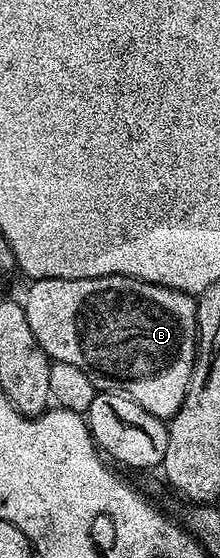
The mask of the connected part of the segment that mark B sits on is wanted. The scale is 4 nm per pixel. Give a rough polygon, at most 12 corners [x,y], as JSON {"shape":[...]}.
{"shape":[[118,274],[35,278],[53,362],[168,420],[197,355],[194,295]]}

